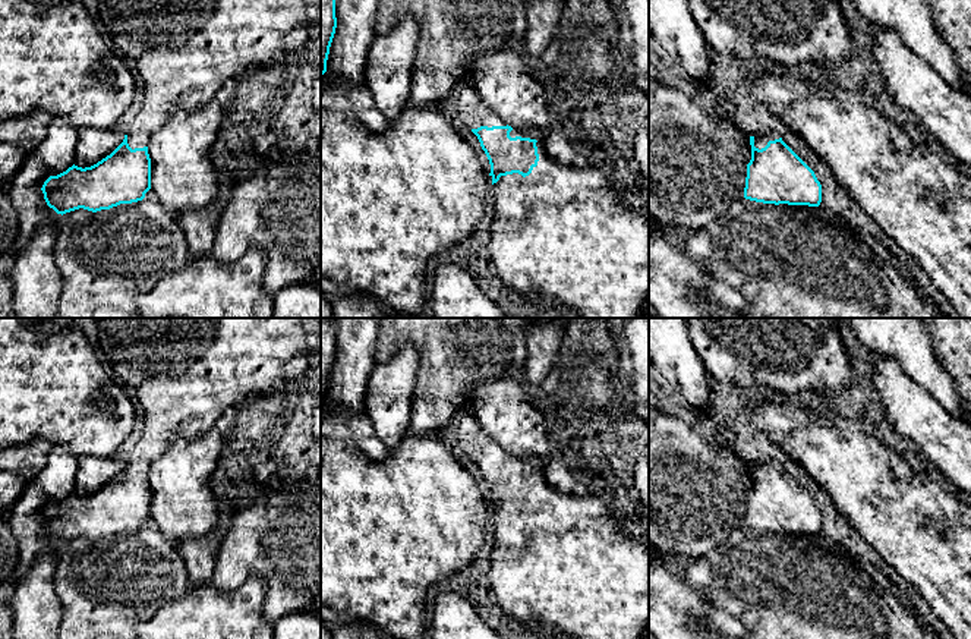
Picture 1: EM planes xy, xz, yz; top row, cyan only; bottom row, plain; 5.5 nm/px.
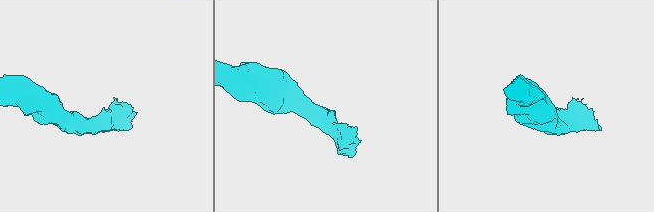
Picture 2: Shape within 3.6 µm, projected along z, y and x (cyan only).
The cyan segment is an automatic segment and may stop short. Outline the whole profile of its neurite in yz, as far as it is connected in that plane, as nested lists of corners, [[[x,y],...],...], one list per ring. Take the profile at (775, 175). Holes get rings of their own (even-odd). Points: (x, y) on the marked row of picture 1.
[[[762,126],[748,136],[751,160],[747,164],[745,199],[775,205],[820,205],[820,182],[782,141],[782,133]]]

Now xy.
[[[98,0],[98,13],[122,57],[135,63],[144,103],[130,132],[105,158],[91,167],[72,166],[50,176],[41,191],[50,208],[66,214],[79,208],[97,213],[142,201],[151,189],[148,142],[174,108],[193,111],[215,98],[220,88],[253,67],[277,63],[278,54],[300,51],[309,37],[306,0]]]

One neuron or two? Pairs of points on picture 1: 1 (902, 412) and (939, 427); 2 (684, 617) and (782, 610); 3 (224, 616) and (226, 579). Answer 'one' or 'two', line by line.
1: one
2: two
3: two

